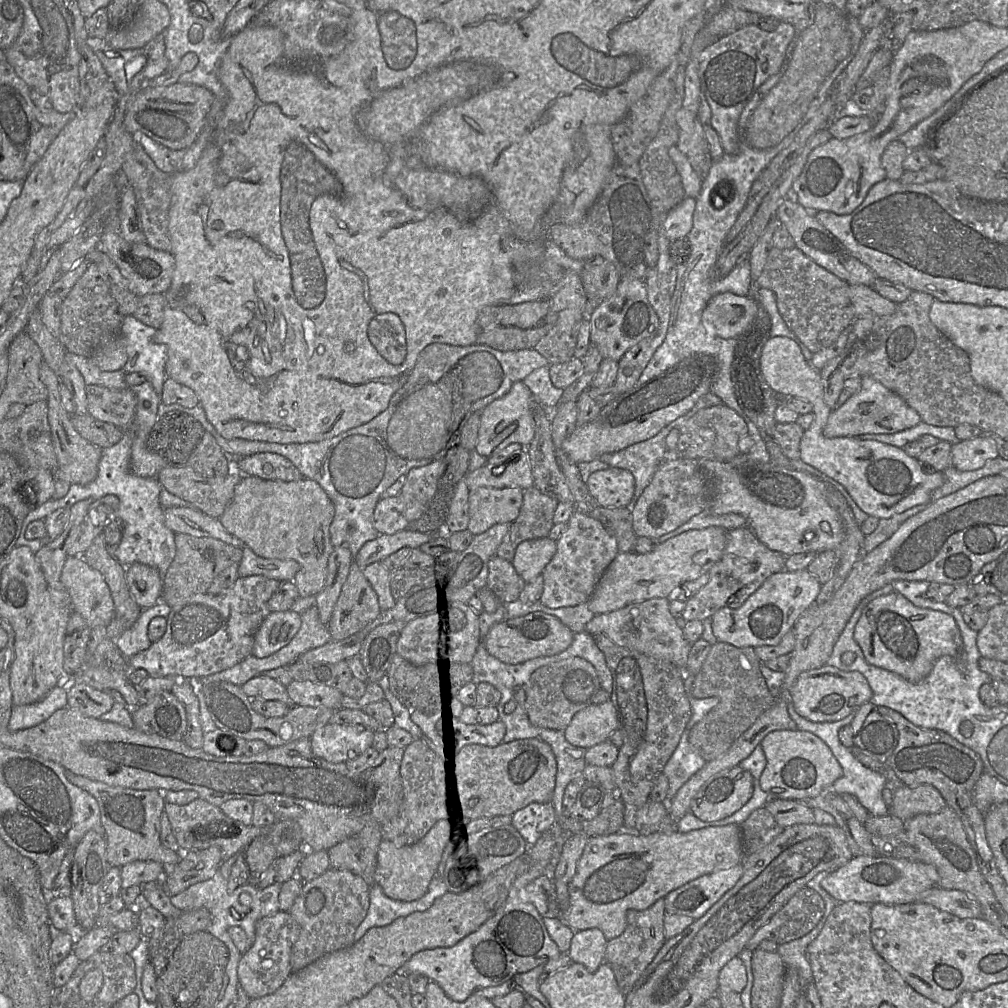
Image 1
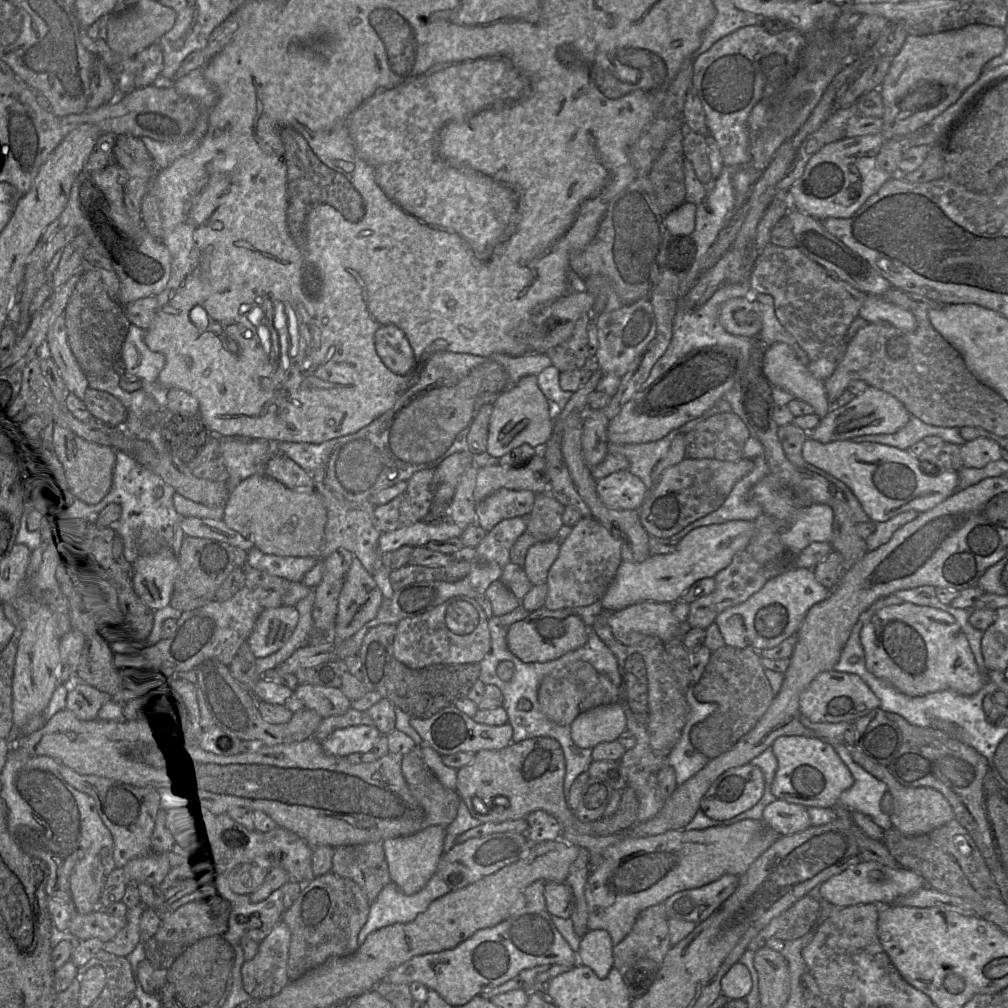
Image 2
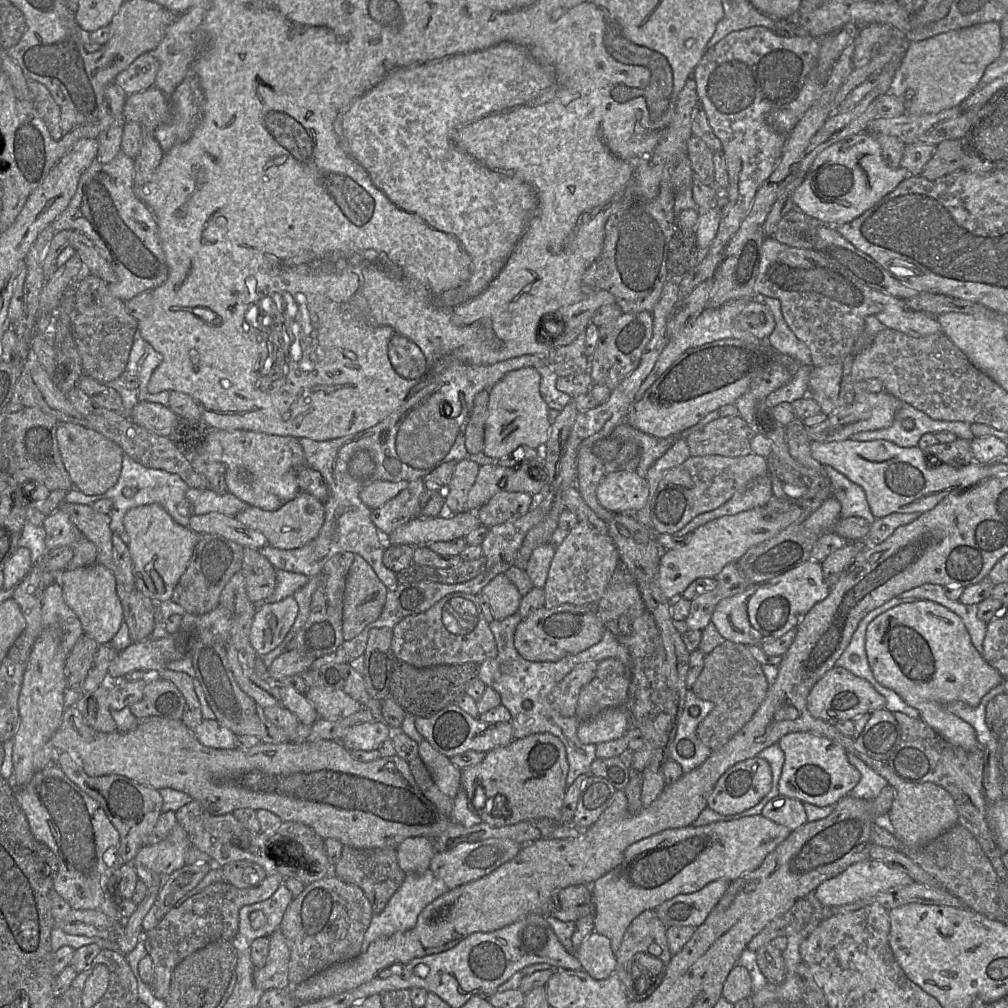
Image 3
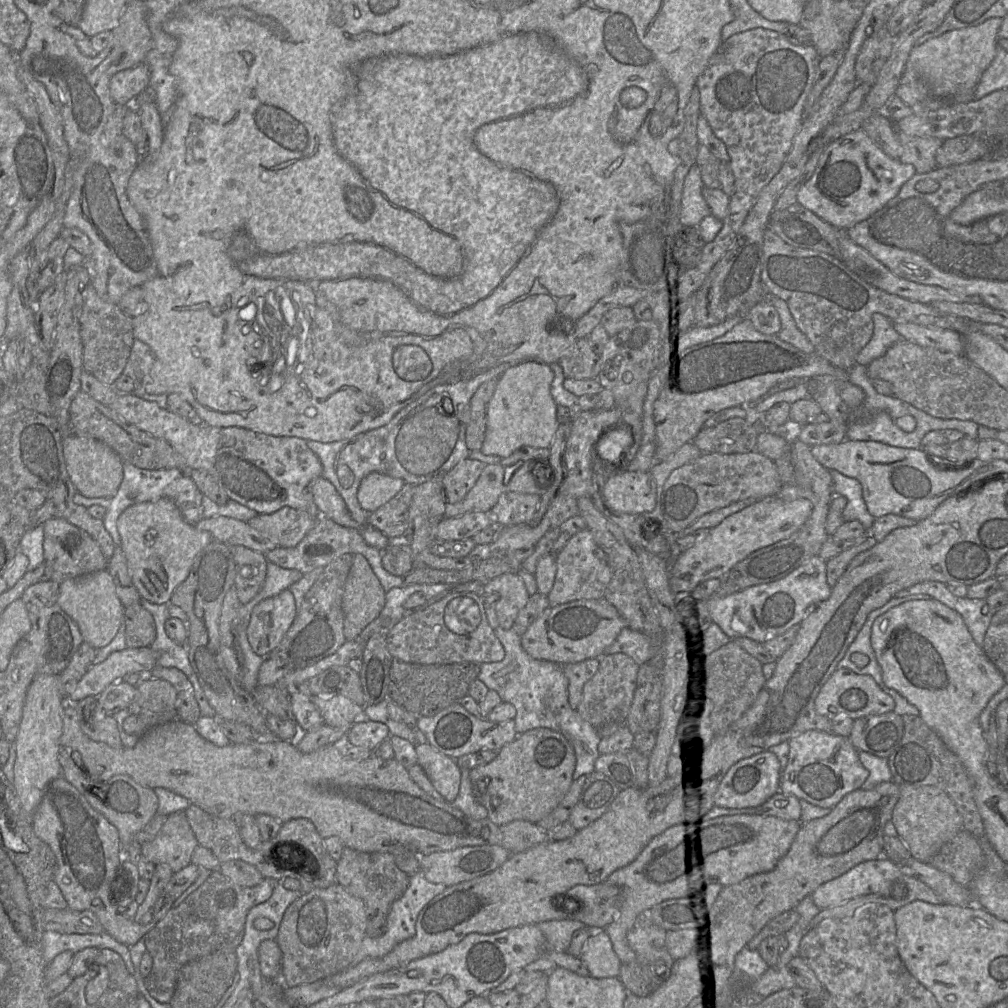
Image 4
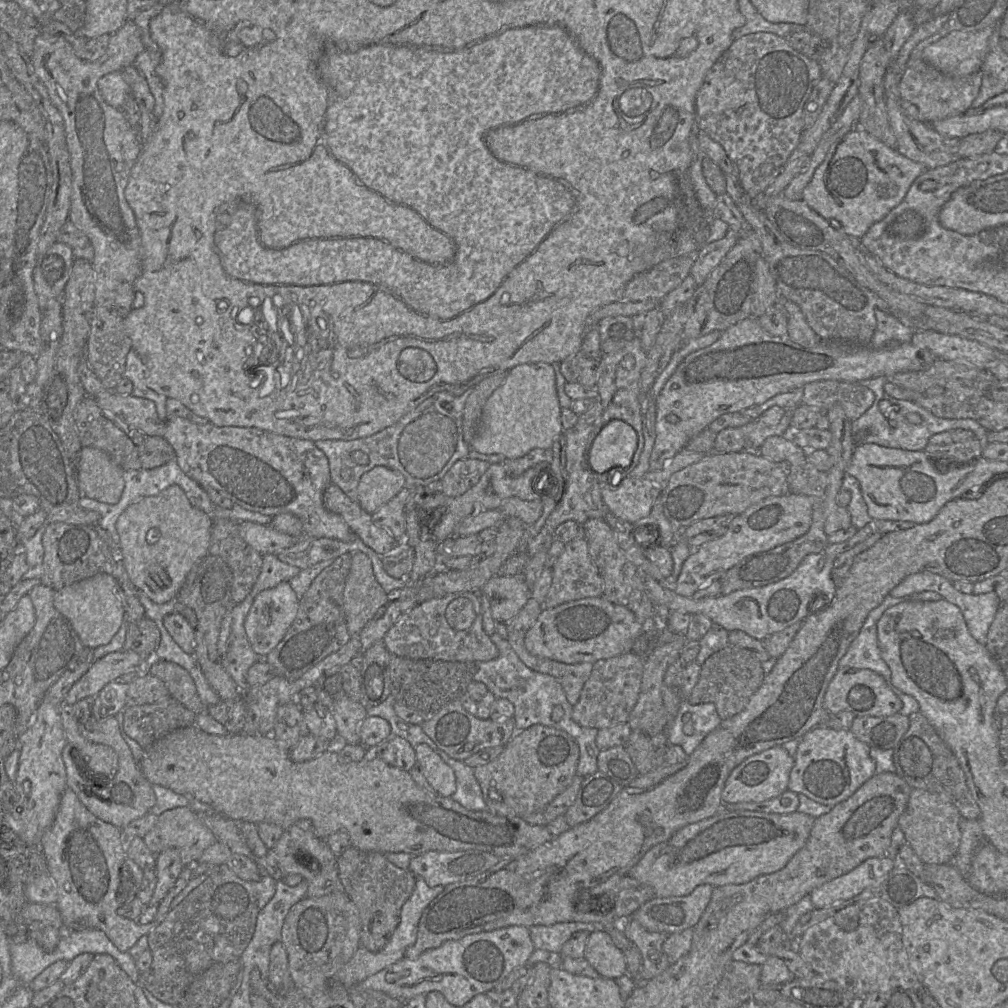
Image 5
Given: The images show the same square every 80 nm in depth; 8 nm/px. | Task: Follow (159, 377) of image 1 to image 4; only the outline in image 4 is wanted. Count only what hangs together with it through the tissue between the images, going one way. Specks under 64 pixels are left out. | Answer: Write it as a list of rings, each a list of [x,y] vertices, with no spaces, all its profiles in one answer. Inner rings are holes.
[[[134,338],[128,361],[122,373],[133,379],[134,395],[147,401],[155,401],[161,408],[167,409],[168,394],[155,395],[146,391],[148,376],[154,361],[155,355],[152,349],[144,342]]]

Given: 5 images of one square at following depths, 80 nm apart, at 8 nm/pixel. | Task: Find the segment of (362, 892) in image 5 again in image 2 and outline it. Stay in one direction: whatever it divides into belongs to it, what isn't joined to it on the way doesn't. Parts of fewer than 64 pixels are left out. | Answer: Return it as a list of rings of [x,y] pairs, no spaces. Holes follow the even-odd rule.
[[[383,842],[335,847],[331,871],[358,884],[370,903],[391,883]]]

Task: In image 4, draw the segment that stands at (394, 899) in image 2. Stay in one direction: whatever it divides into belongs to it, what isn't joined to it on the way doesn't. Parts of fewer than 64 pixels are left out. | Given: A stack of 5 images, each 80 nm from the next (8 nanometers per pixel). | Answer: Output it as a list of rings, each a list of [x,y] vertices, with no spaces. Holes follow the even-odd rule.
[[[420,868],[410,875],[409,885],[403,895],[393,902],[388,912],[384,932],[379,937],[365,935],[354,956],[351,965],[355,965],[367,958],[380,958],[388,954],[400,942],[414,936],[416,921],[420,911],[438,894],[446,889],[444,884],[429,882]]]

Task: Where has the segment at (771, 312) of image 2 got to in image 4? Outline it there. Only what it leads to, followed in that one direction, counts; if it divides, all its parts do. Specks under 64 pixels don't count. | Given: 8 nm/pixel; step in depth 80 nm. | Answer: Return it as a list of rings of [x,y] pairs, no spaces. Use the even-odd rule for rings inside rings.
[[[767,294],[764,301],[769,302],[779,314],[781,329],[777,334],[778,338],[807,354],[814,353],[814,346],[797,327],[787,303],[778,297],[769,296]]]

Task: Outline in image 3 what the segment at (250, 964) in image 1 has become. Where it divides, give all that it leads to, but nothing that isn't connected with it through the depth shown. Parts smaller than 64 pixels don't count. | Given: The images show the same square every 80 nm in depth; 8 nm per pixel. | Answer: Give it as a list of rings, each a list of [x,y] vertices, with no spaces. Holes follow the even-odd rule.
[[[277,929],[269,937],[269,953],[265,965],[254,969],[255,987],[263,992],[289,987],[289,959],[289,946],[280,929]]]

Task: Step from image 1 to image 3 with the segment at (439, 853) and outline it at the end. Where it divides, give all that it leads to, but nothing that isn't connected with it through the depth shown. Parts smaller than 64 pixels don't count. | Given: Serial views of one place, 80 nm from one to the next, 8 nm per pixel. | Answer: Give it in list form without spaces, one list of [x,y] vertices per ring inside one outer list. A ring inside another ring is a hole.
[[[423,836],[406,838],[393,848],[396,863],[407,874],[422,874],[429,870],[435,850],[428,838]]]

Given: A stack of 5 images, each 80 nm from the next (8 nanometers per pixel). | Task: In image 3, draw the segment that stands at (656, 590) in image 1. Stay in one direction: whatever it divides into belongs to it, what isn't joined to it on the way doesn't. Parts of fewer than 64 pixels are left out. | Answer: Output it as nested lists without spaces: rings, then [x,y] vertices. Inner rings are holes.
[[[756,507],[734,515],[723,516],[696,528],[686,545],[667,550],[662,554],[658,568],[660,589],[670,600],[682,597],[682,593],[693,581],[699,578],[716,577],[727,564],[737,562],[749,548],[786,529],[801,514],[801,508],[793,508],[777,517],[771,517],[765,507]]]

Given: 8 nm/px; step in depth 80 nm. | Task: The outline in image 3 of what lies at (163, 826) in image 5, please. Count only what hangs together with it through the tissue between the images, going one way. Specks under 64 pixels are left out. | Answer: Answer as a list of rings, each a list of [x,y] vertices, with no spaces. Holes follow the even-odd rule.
[[[177,823],[164,840],[144,845],[136,854],[133,865],[141,865],[167,877],[186,865],[185,854],[191,846],[186,831]]]

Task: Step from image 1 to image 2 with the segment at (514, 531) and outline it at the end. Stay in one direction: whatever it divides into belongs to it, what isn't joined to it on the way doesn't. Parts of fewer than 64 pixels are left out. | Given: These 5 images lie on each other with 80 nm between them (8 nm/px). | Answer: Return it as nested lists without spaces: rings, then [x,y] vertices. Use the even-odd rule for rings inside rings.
[[[550,490],[536,494],[531,512],[527,516],[526,529],[510,550],[510,562],[522,567],[531,546],[554,540],[563,525],[564,508],[565,506],[554,498]]]

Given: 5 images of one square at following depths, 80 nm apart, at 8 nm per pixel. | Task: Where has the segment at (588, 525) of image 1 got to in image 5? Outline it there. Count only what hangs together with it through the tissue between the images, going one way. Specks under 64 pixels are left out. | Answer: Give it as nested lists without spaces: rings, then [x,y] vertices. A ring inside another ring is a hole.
[[[585,537],[566,543],[564,550],[552,567],[552,585],[544,601],[544,609],[582,598],[599,597],[604,592],[604,580],[589,553]]]

